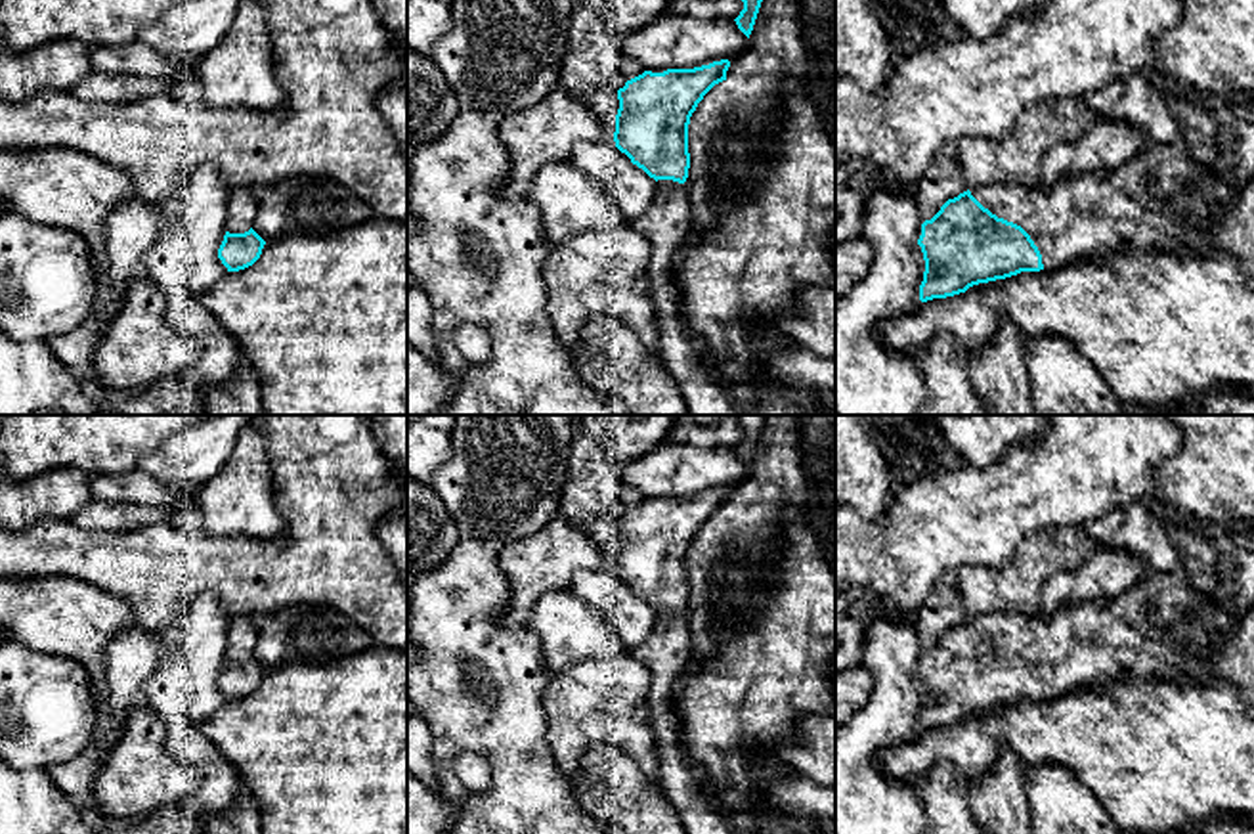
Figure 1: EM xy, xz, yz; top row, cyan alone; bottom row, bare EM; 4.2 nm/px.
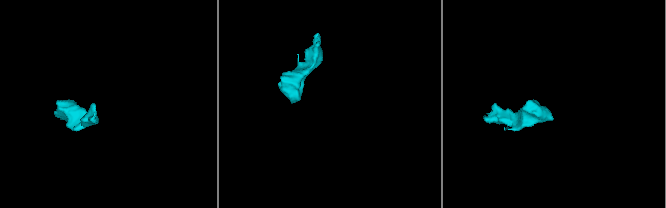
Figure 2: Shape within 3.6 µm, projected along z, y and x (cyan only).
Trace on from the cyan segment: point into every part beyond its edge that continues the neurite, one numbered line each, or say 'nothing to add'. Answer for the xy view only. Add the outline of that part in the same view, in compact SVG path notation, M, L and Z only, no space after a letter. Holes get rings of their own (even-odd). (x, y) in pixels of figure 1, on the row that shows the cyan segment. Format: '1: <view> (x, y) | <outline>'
1: xy (241, 207) | M235 186L227 191L226 230L229 233L245 233L252 228L258 210L254 187Z

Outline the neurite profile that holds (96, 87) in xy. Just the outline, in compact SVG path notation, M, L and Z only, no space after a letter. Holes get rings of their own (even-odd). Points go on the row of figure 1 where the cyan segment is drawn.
M92 71L71 92L86 101L132 103L161 94L166 86L161 78Z

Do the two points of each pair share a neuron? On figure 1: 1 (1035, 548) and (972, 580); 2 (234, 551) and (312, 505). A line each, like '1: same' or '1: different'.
1: same
2: same

